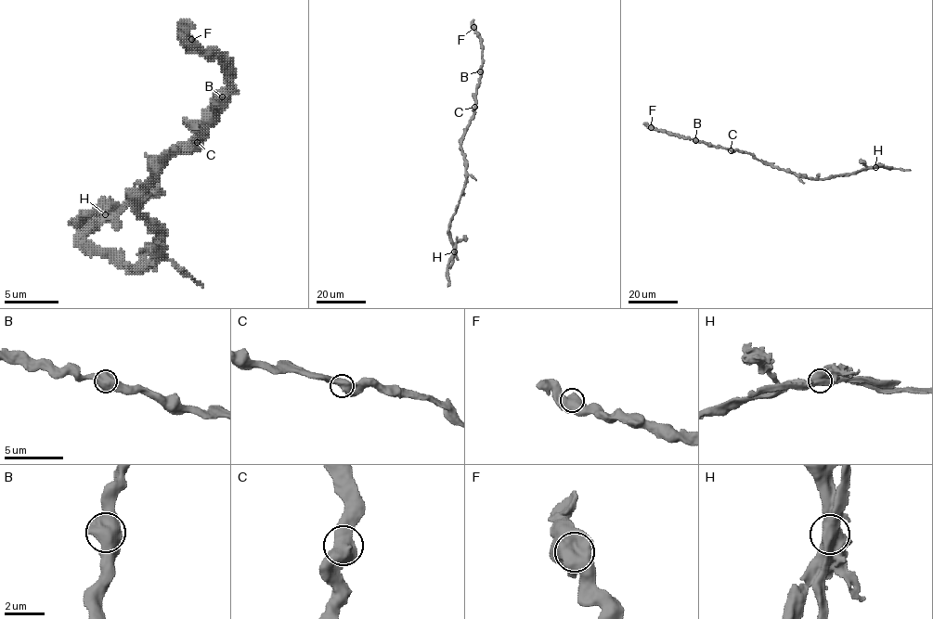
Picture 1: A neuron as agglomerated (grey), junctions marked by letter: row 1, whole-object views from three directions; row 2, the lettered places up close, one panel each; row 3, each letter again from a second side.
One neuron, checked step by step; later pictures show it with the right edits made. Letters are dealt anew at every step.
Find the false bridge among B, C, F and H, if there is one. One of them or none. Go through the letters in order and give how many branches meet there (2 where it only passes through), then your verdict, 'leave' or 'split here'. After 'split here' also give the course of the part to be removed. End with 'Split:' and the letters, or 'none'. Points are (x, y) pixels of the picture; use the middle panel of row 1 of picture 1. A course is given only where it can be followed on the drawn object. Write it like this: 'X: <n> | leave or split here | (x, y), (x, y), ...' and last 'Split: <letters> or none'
B: 2 | leave
C: 2 | leave
F: 2 | leave
H: 2 | split here | (454, 251), (450, 268)
Split: H

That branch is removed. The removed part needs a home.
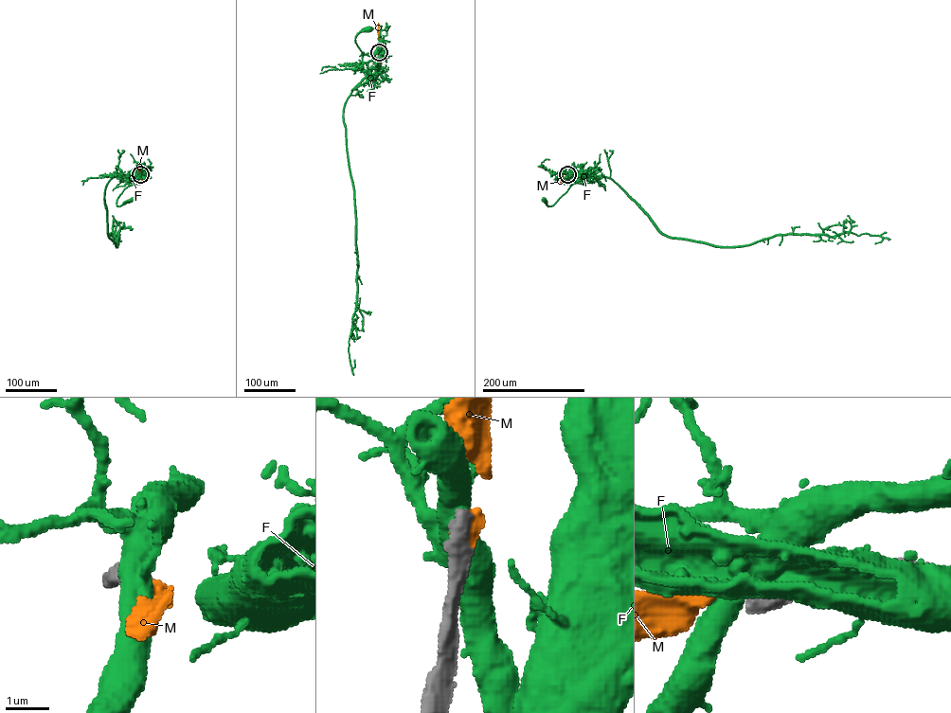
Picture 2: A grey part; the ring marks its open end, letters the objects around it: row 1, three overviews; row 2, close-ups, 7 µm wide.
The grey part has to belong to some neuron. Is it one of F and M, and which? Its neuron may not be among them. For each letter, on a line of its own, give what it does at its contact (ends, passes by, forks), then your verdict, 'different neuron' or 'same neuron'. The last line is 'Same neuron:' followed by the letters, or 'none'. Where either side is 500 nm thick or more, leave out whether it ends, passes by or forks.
F: it forks there; different neuron
M: same neuron
Same neuron: M

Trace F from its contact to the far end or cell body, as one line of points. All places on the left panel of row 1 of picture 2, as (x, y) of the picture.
F: (140, 174), (131, 176), (132, 182), (137, 183), (124, 189), (116, 204), (131, 200)

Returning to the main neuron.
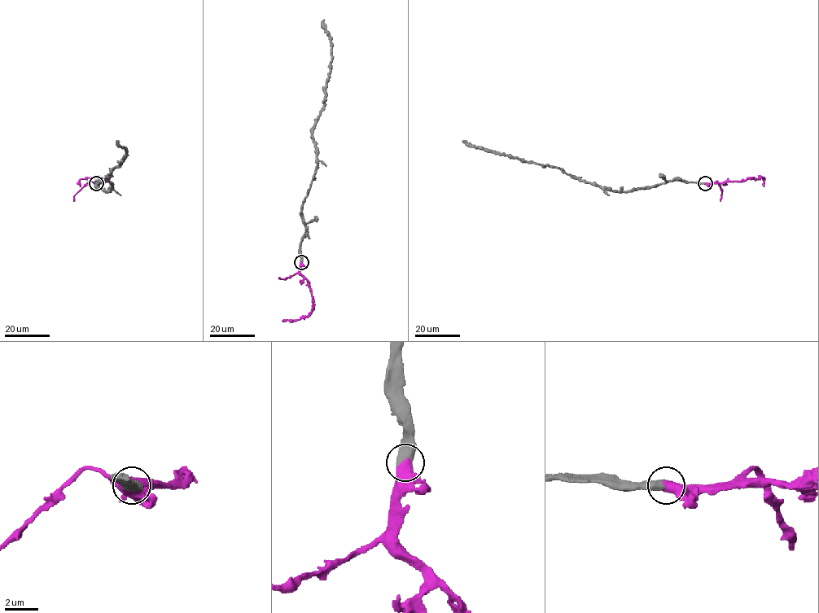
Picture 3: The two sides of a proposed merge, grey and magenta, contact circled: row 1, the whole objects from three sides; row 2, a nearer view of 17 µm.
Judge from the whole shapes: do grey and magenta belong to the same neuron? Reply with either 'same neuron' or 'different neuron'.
same neuron

